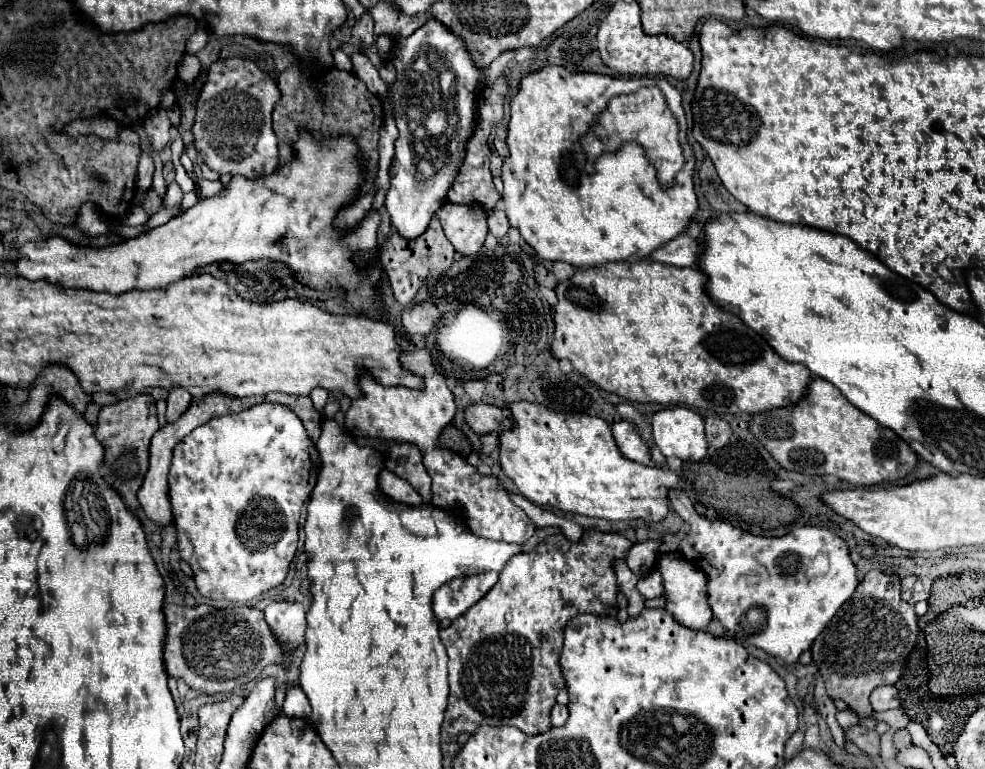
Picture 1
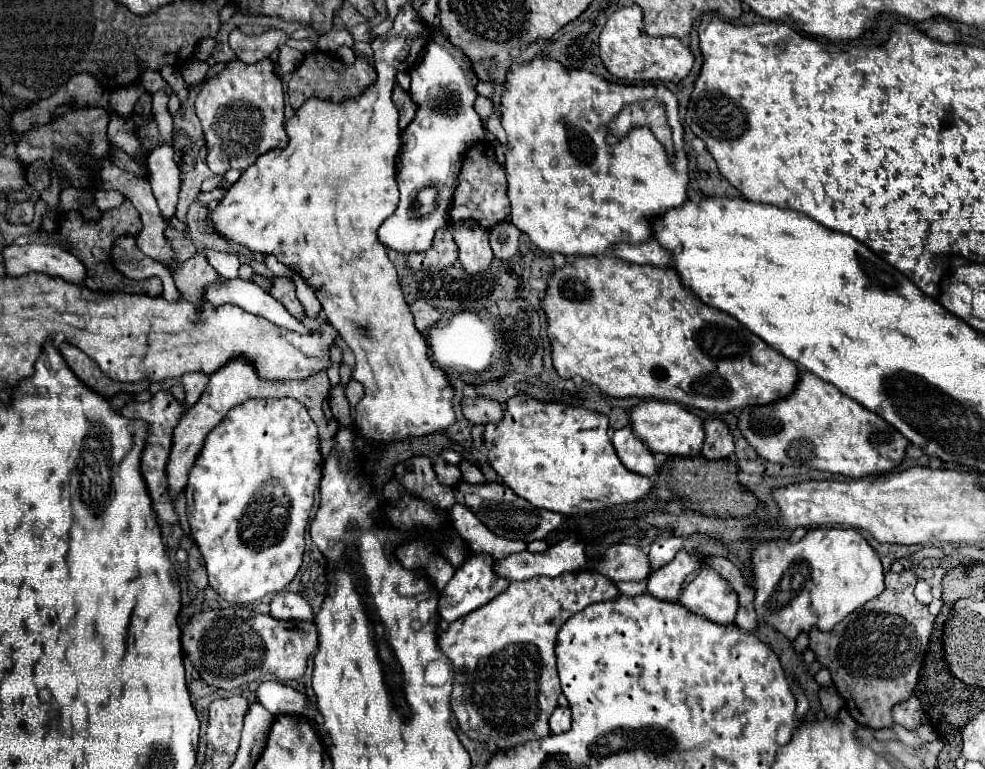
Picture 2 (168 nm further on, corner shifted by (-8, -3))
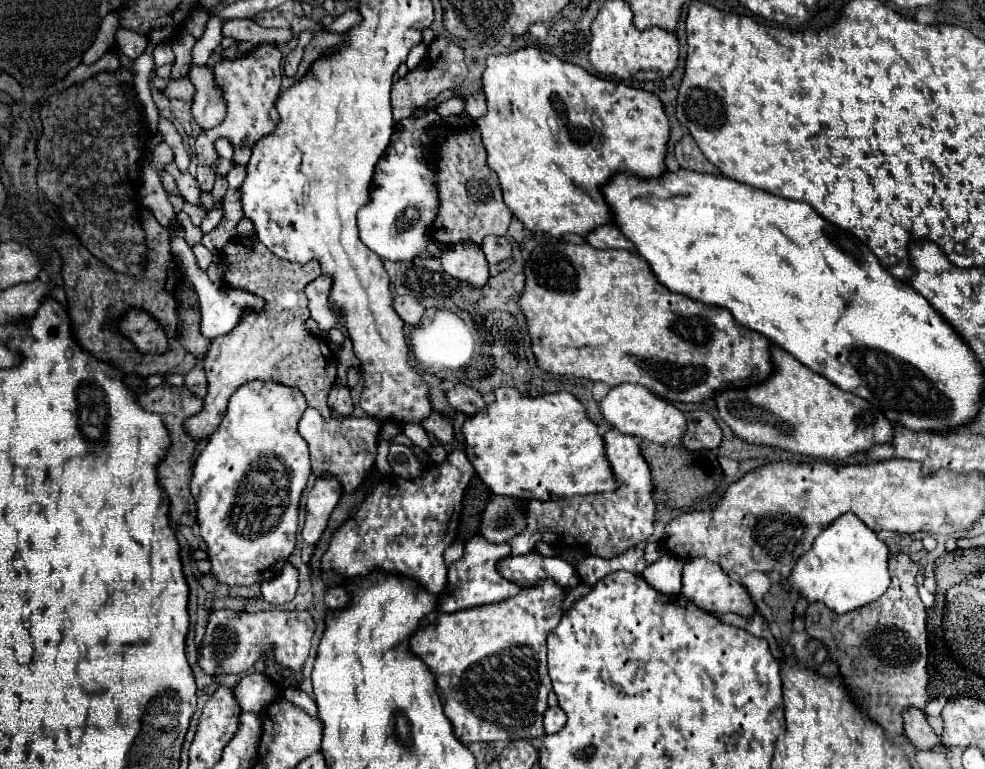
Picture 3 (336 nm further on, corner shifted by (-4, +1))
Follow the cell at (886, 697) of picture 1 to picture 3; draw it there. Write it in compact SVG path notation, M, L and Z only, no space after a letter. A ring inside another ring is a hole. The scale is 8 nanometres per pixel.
M907 709L903 713L903 721L905 721L905 735L919 751L931 751L933 747L943 745L941 737L929 727L925 713L921 713L919 709Z

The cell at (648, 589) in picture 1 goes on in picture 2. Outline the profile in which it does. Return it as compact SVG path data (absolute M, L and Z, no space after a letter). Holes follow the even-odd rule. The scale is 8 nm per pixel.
M681 549L671 563L651 573L651 577L647 579L647 591L661 601L677 601L683 581L691 573L697 573L701 565L703 565L703 559L699 555L687 553L685 549Z

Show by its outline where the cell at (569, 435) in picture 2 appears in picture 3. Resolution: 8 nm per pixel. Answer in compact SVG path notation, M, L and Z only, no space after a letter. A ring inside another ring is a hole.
M513 387L495 389L495 401L487 405L485 411L467 417L463 423L465 453L475 467L481 481L495 493L503 497L519 499L541 499L567 497L567 495L589 495L605 493L617 487L611 473L609 461L605 457L605 441L597 431L597 425L587 417L585 407L567 391L543 395L543 397L523 397Z

